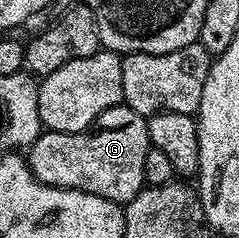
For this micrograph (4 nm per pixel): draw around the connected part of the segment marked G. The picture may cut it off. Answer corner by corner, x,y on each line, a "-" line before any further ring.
117,104
95,120
85,133
53,133
44,131
37,140
30,142
31,150
25,153
27,166
41,183
58,189
79,189
101,199
126,203
132,201
145,187
145,155
152,148
147,130
147,118
133,111
128,105

